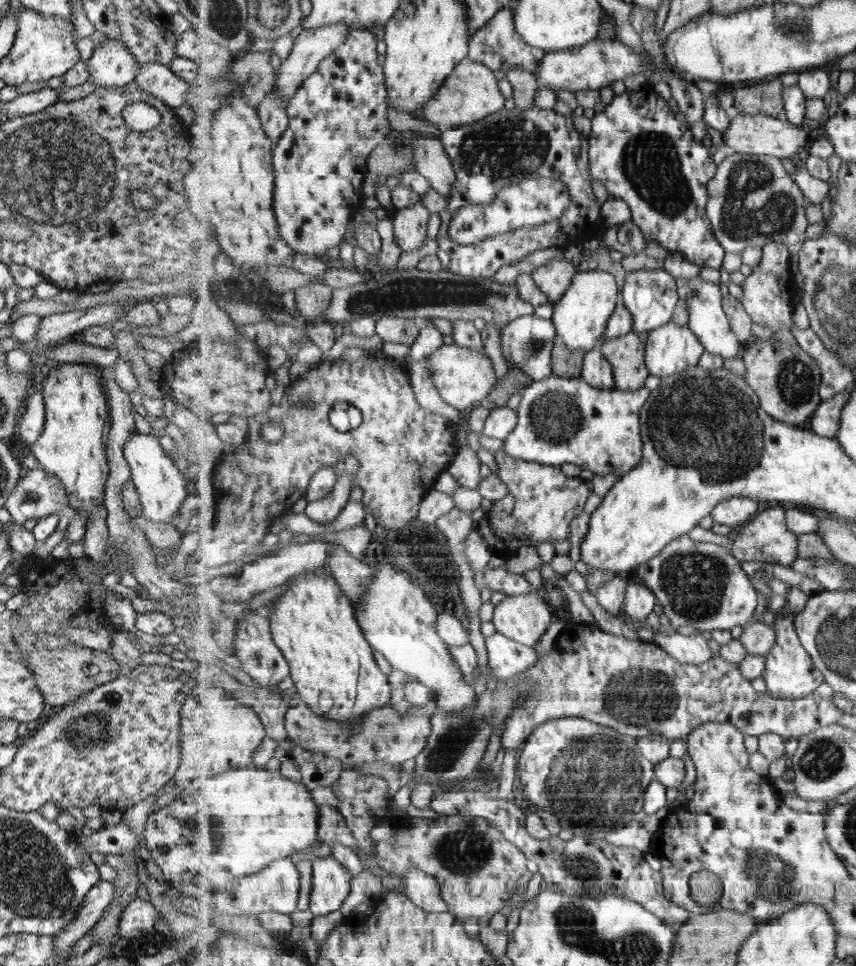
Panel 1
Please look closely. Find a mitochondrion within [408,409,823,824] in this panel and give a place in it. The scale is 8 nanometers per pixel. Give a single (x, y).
(635, 695)

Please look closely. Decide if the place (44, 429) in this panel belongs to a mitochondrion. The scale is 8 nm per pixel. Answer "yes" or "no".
no

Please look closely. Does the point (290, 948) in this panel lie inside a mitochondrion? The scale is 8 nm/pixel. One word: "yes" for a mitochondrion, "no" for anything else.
no

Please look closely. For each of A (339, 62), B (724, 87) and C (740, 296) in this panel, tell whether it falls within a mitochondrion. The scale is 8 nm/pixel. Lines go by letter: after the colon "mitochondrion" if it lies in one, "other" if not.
A: other
B: other
C: other

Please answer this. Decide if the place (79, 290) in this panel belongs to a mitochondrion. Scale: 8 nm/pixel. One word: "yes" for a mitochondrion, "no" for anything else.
no

